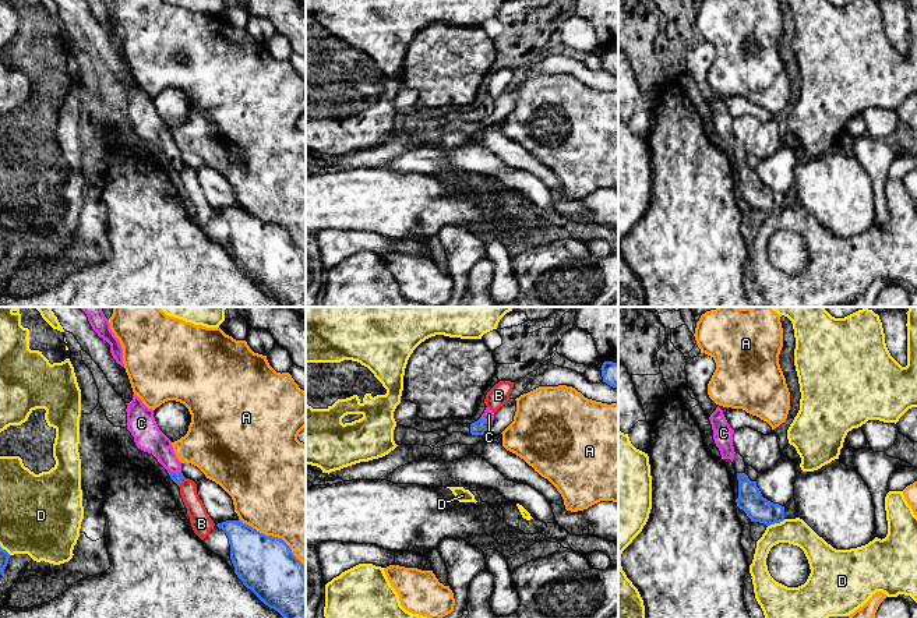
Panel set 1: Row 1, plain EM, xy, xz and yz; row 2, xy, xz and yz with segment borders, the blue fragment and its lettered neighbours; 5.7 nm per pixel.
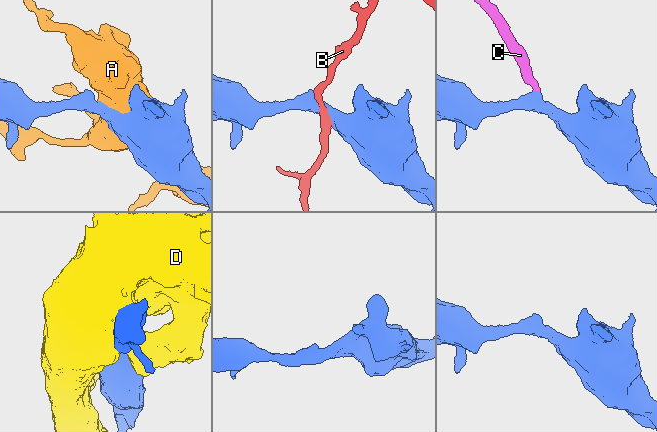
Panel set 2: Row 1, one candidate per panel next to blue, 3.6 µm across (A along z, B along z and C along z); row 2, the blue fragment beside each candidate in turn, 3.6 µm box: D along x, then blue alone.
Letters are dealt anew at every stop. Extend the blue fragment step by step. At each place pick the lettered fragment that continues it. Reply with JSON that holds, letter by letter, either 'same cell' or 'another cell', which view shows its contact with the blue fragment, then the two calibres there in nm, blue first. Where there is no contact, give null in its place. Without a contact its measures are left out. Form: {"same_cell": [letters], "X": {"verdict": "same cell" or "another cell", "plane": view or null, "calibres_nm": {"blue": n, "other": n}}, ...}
{"same_cell": ["C"], "A": {"verdict": "another cell", "plane": "xy", "calibres_nm": {"blue": 340, "other": 480}}, "B": {"verdict": "another cell", "plane": "xy", "calibres_nm": {"blue": 60, "other": 110}}, "C": {"verdict": "same cell", "plane": "xy", "calibres_nm": {"blue": 60, "other": 160}}, "D": {"verdict": "another cell", "plane": "yz", "calibres_nm": {"blue": 150, "other": 150}}}

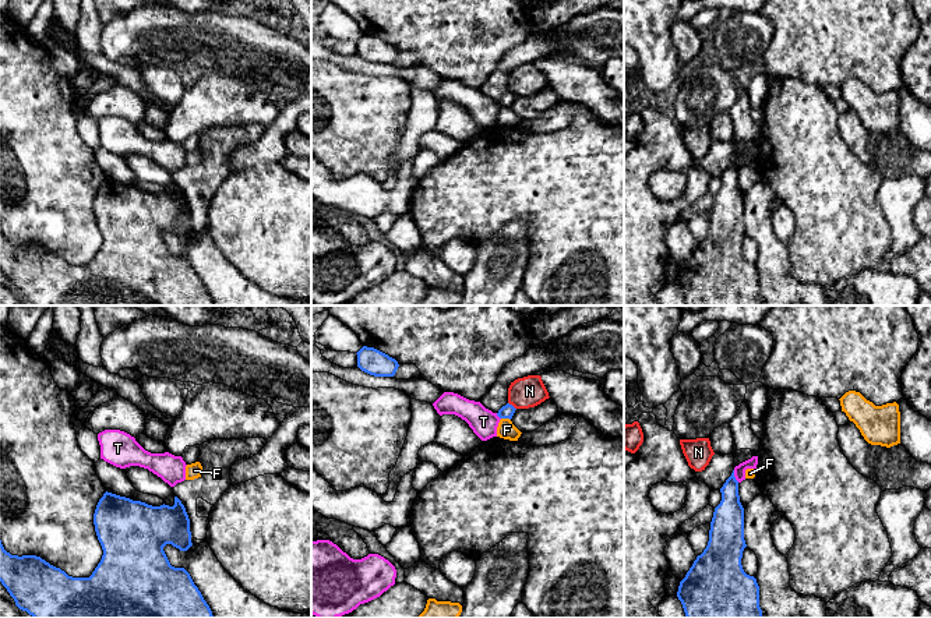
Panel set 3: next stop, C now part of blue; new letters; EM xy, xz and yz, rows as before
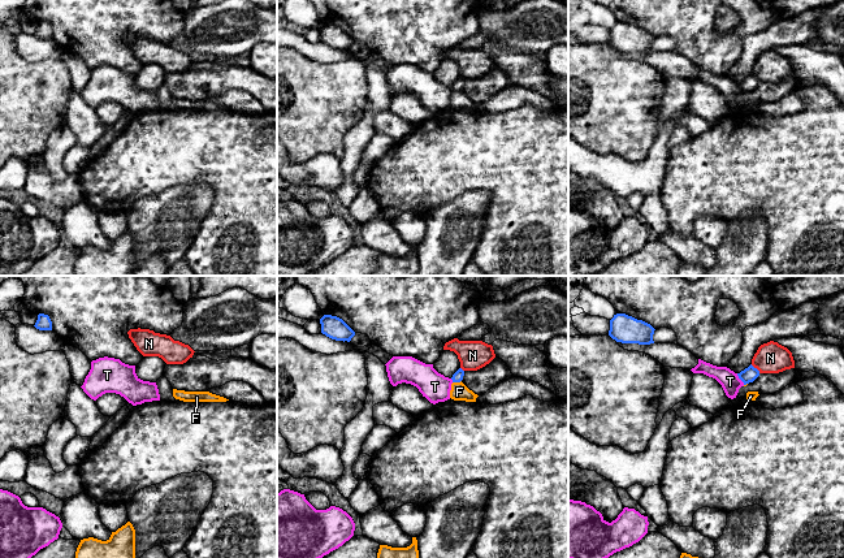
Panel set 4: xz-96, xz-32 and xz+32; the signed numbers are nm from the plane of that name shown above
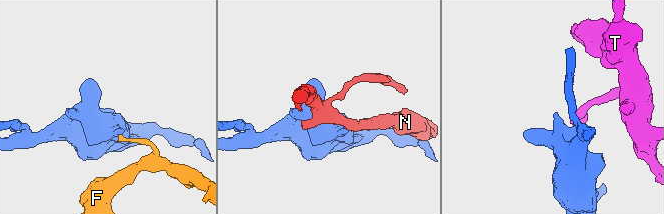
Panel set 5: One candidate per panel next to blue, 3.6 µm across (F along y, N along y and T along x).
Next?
{"same_cell": [], "F": {"verdict": "another cell", "plane": "xz", "calibres_nm": {"blue": 80, "other": 100}}, "N": {"verdict": "another cell", "plane": "xz", "calibres_nm": {"blue": 80, "other": 180}}, "T": {"verdict": "another cell", "plane": "yz", "calibres_nm": {"blue": 180, "other": 60}}}

